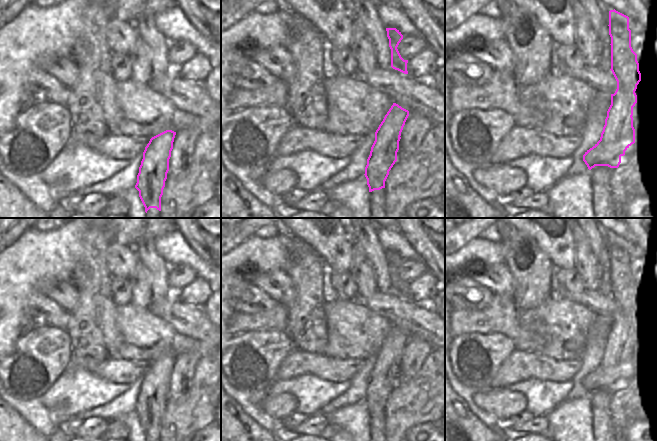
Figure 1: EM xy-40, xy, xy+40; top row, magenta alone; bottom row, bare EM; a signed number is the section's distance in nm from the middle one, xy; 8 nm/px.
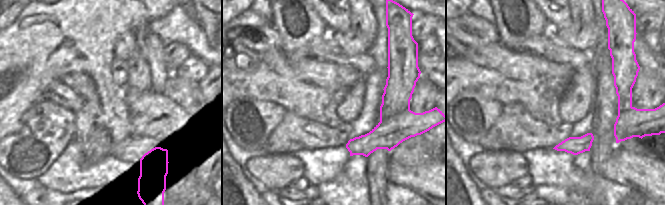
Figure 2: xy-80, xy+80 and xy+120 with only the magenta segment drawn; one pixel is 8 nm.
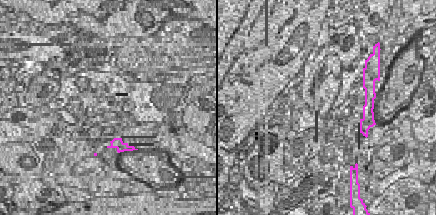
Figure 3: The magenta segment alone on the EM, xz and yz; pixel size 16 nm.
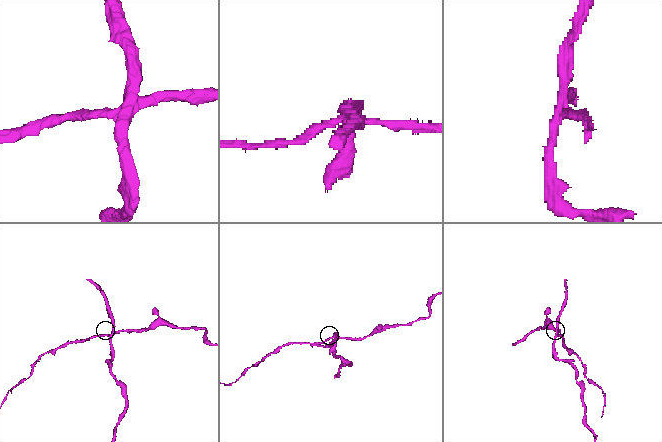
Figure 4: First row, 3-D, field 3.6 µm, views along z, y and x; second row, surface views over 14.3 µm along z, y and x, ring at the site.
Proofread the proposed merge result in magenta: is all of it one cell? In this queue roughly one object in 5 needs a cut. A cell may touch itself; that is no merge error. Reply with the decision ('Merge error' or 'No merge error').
Merge error.

